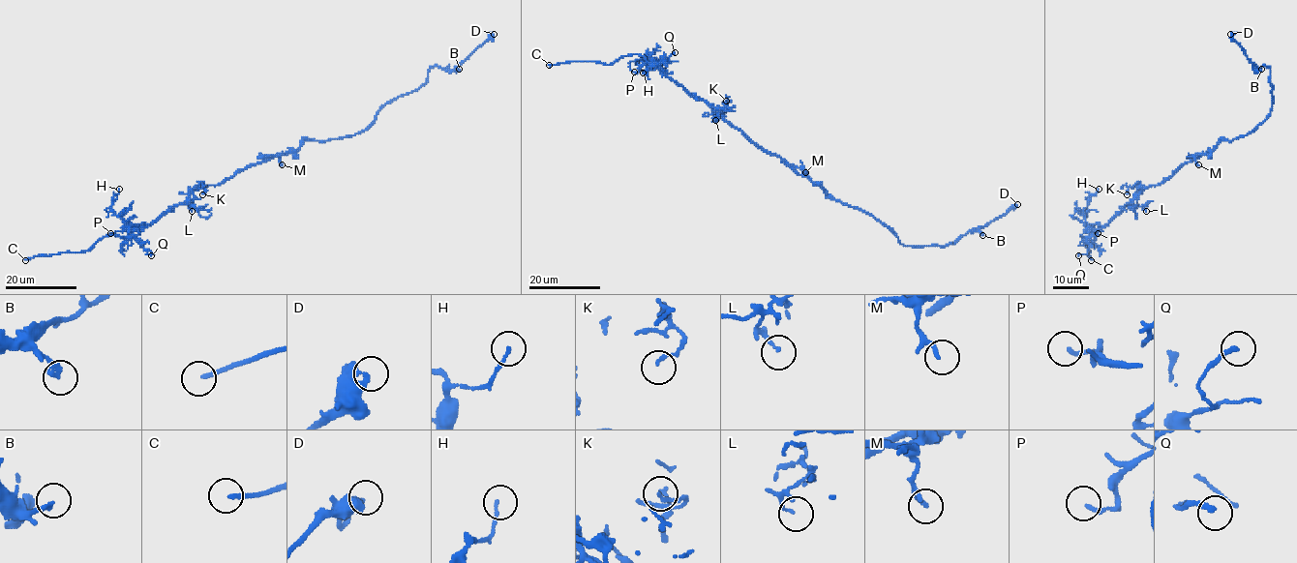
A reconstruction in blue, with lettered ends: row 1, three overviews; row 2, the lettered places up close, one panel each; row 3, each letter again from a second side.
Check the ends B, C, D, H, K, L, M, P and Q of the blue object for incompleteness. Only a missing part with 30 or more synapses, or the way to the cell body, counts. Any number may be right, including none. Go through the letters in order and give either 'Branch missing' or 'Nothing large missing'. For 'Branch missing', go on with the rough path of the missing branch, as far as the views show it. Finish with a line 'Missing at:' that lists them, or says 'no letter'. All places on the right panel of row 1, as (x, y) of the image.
B: Nothing large missing
C: Branch missing. Course of what is missing: (1091, 260), (1100, 267), (1108, 268), (1105, 269)
D: Nothing large missing
H: Nothing large missing
K: Nothing large missing
L: Nothing large missing
M: Nothing large missing
P: Nothing large missing
Q: Nothing large missing
Missing at: C

